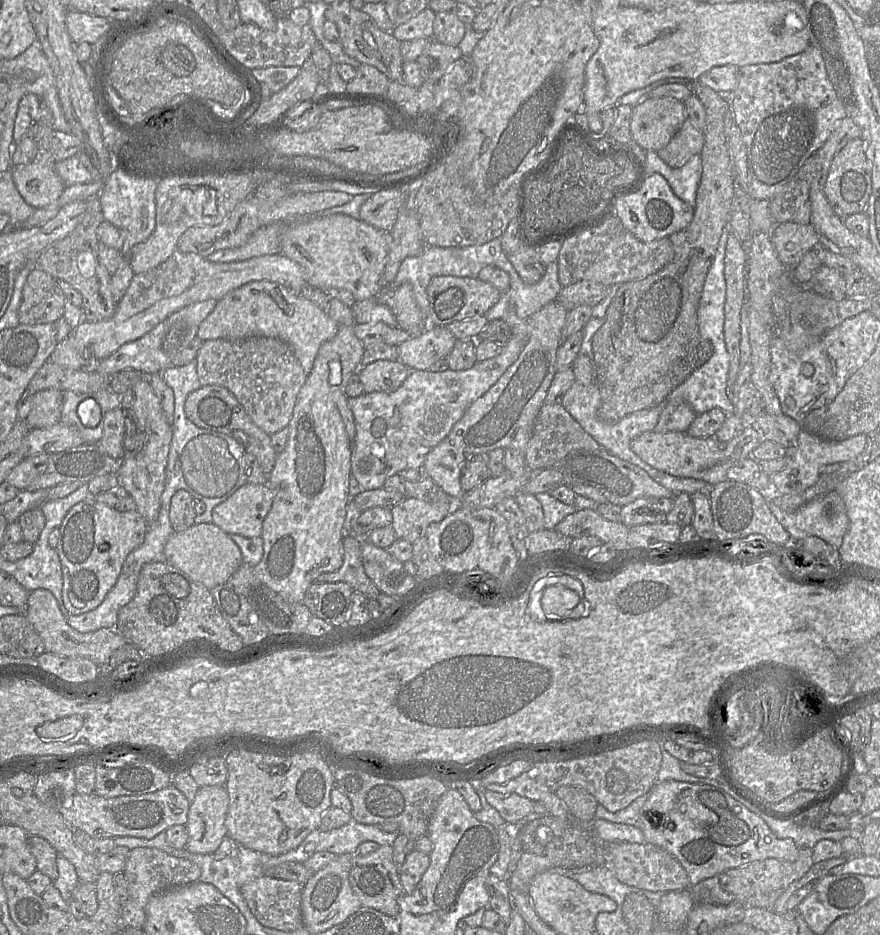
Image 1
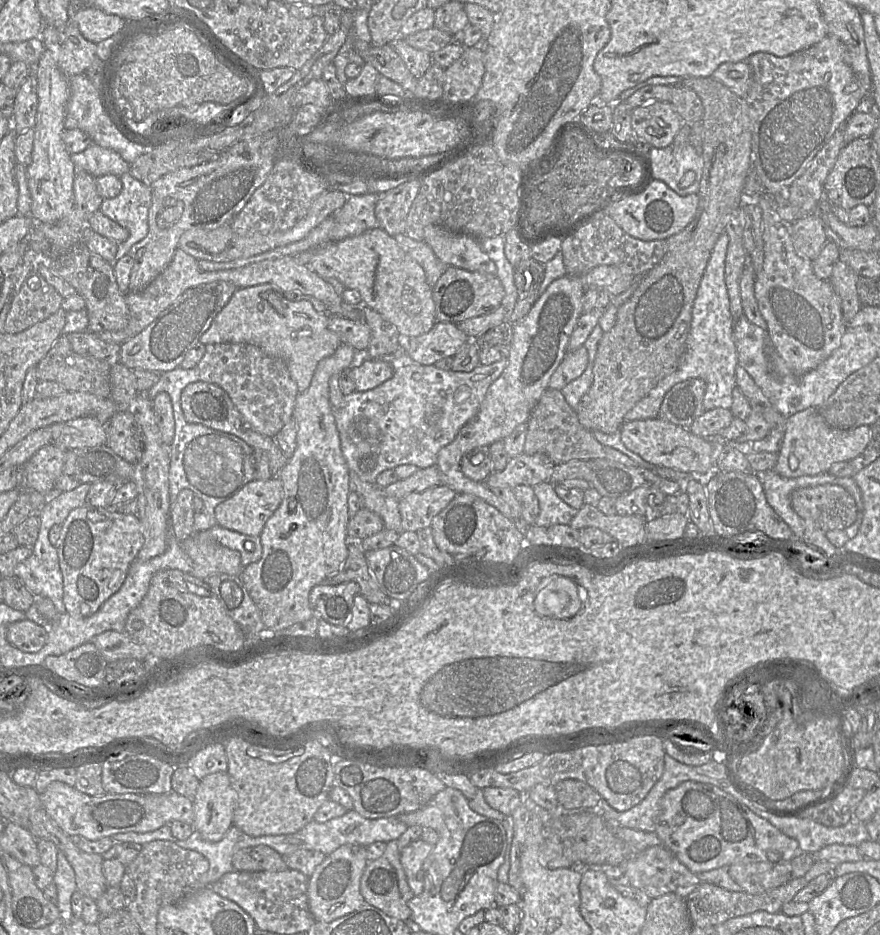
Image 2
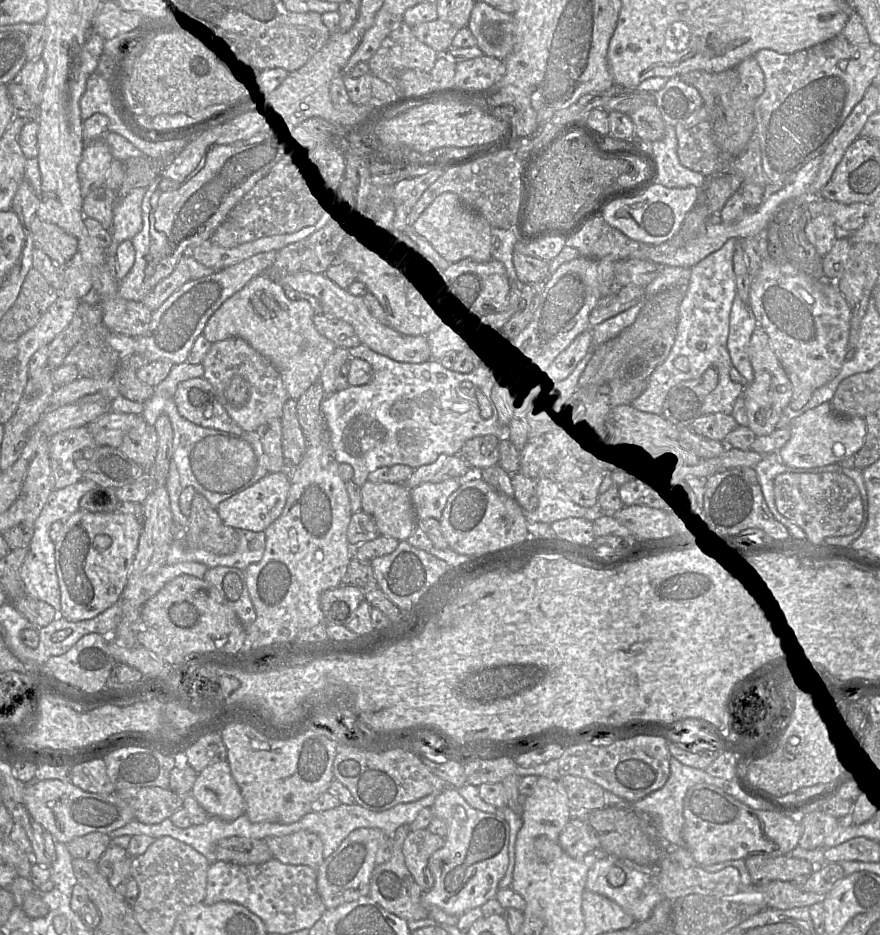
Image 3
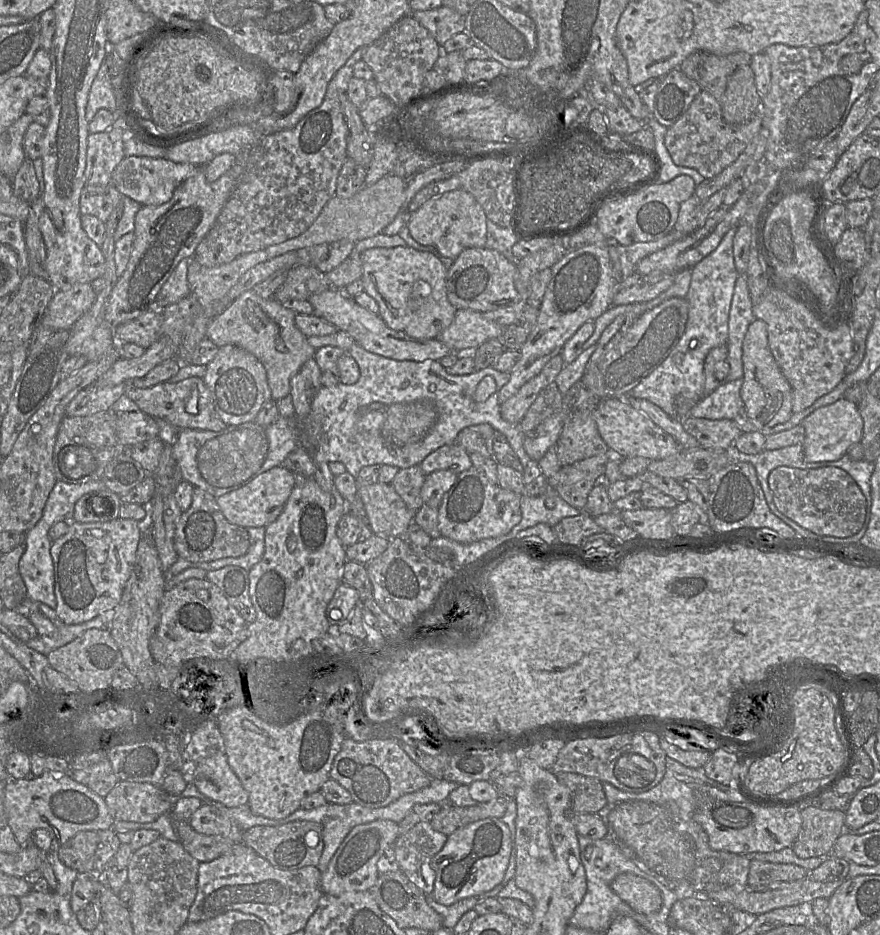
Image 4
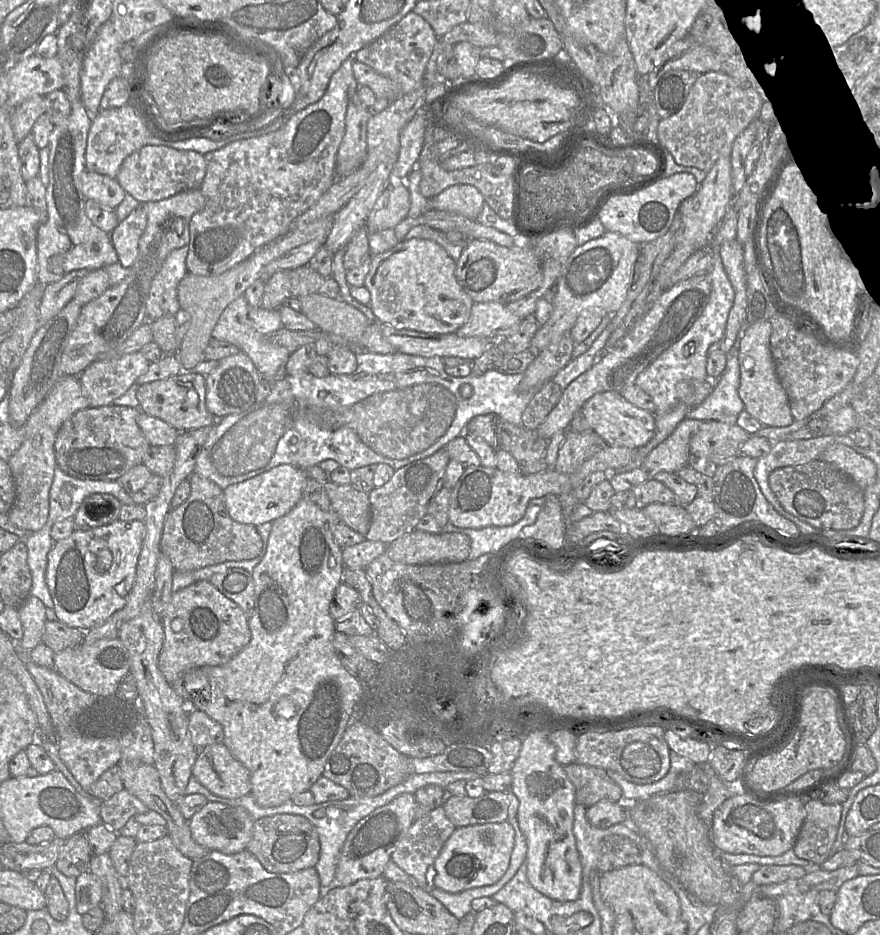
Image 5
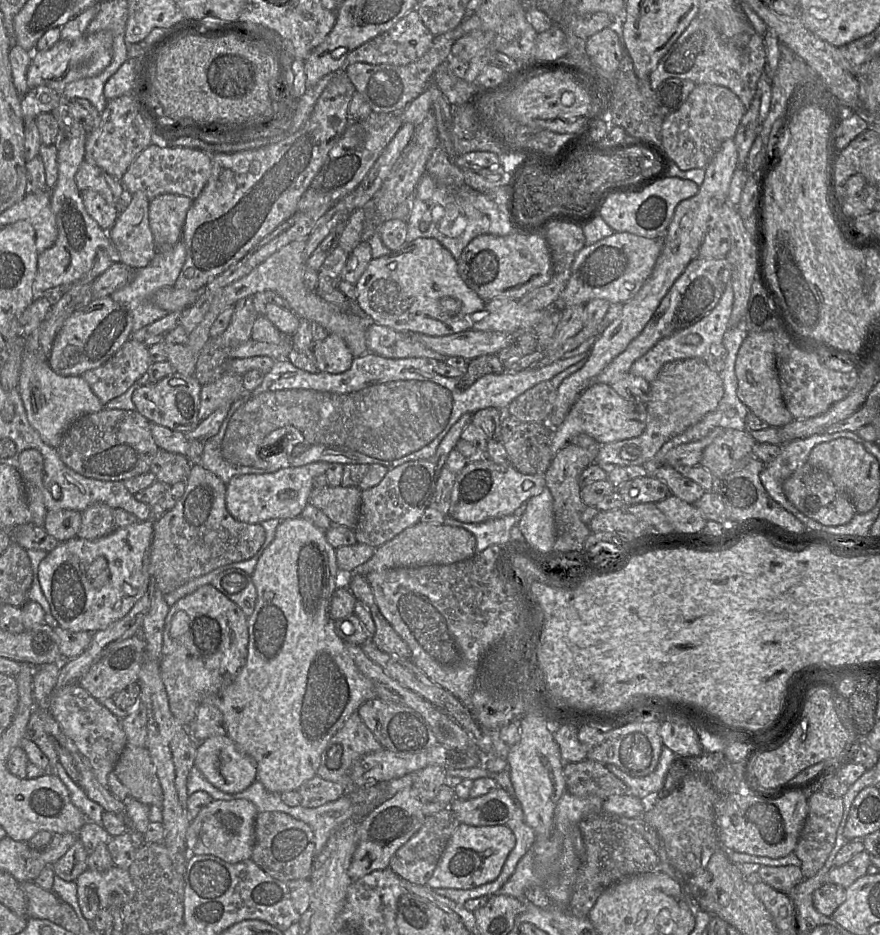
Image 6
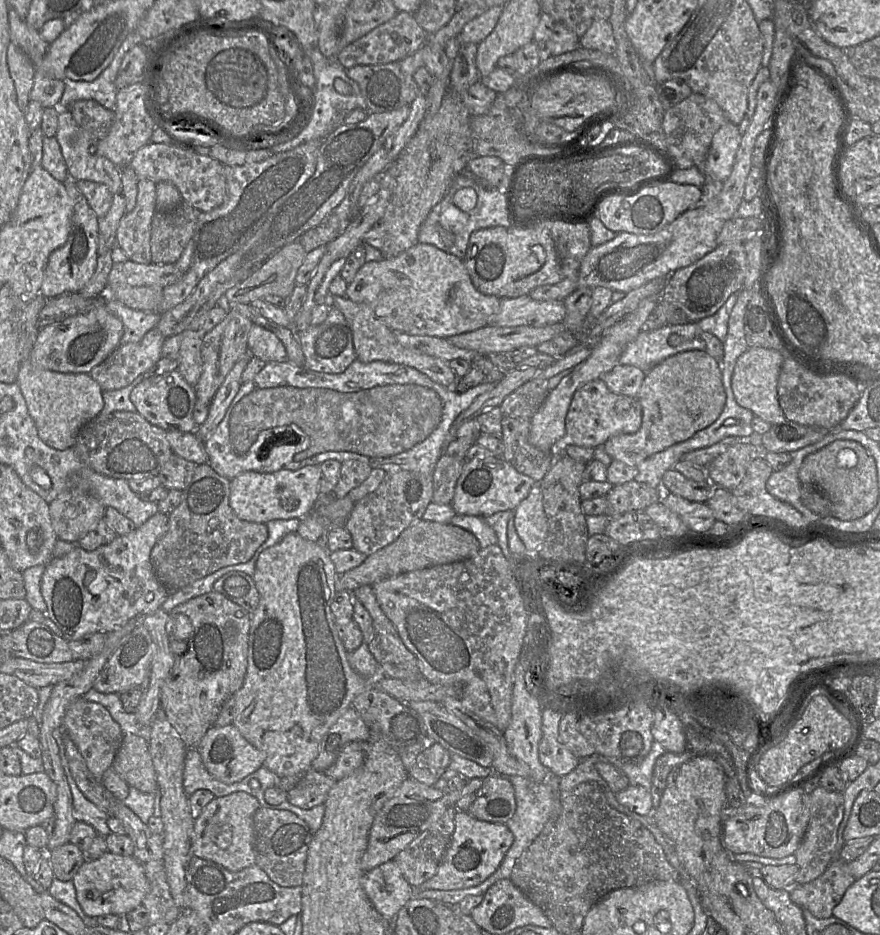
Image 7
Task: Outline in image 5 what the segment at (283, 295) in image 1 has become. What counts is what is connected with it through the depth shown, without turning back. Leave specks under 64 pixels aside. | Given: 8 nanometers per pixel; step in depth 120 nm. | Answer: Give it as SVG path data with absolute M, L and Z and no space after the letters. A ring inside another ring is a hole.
M240 296L224 309L212 330L211 337L235 345L251 359L262 380L273 382L287 375L285 370L281 371L285 368L291 354L272 339L273 334L281 328L283 327L278 309L266 310L262 307L252 307L243 296Z

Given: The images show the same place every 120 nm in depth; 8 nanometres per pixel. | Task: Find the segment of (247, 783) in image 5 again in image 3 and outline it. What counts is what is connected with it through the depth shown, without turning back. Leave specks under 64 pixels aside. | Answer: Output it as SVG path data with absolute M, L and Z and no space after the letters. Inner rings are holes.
M227 760L199 772L191 794L210 817L231 822L246 813L245 800Z

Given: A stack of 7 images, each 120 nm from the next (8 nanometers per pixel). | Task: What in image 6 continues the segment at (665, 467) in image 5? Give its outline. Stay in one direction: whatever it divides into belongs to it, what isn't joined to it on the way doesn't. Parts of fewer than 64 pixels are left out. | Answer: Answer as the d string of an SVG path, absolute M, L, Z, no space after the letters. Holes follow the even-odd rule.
M715 427L704 438L684 443L671 449L665 456L665 464L673 468L679 466L698 466L702 459L702 454L707 446L709 446L716 437L722 435L725 429Z

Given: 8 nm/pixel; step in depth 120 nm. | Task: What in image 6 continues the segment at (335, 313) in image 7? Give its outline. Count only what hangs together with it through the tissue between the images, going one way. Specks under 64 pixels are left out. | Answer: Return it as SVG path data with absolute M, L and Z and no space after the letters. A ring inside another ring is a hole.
M330 333L324 340L314 343L312 352L318 370L340 374L350 369L354 356L346 342L338 335Z

